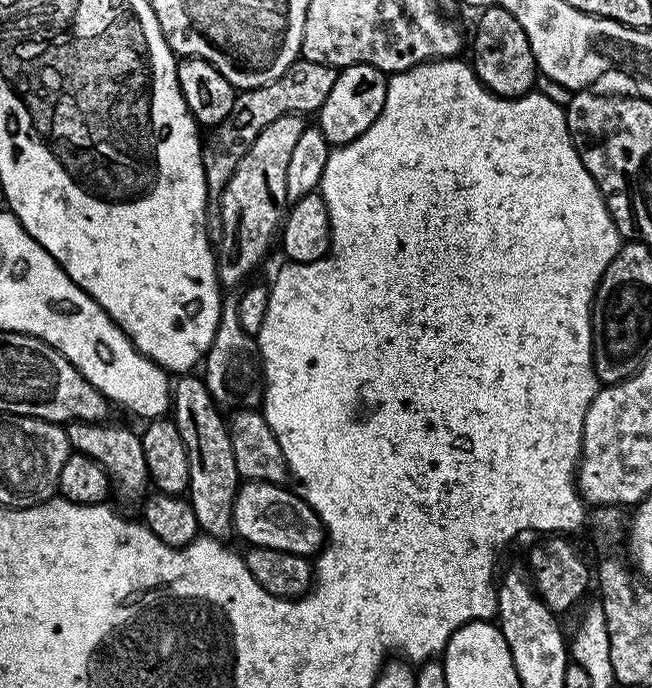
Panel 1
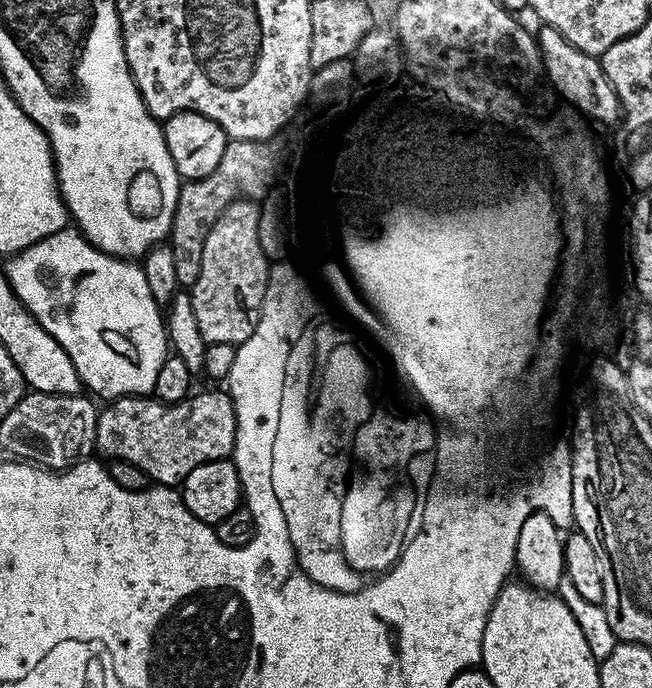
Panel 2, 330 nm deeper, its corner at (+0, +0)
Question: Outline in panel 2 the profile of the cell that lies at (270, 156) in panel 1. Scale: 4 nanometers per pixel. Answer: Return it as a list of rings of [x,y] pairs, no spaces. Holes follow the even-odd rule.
[[[241,198],[226,205],[218,218],[208,227],[202,246],[202,266],[198,278],[190,286],[194,318],[198,321],[198,334],[202,334],[205,345],[226,342],[239,346],[254,334],[254,326],[260,317],[260,307],[264,304],[264,285],[268,282],[270,271],[269,257],[264,255],[258,242],[258,218],[260,204],[252,198]]]

